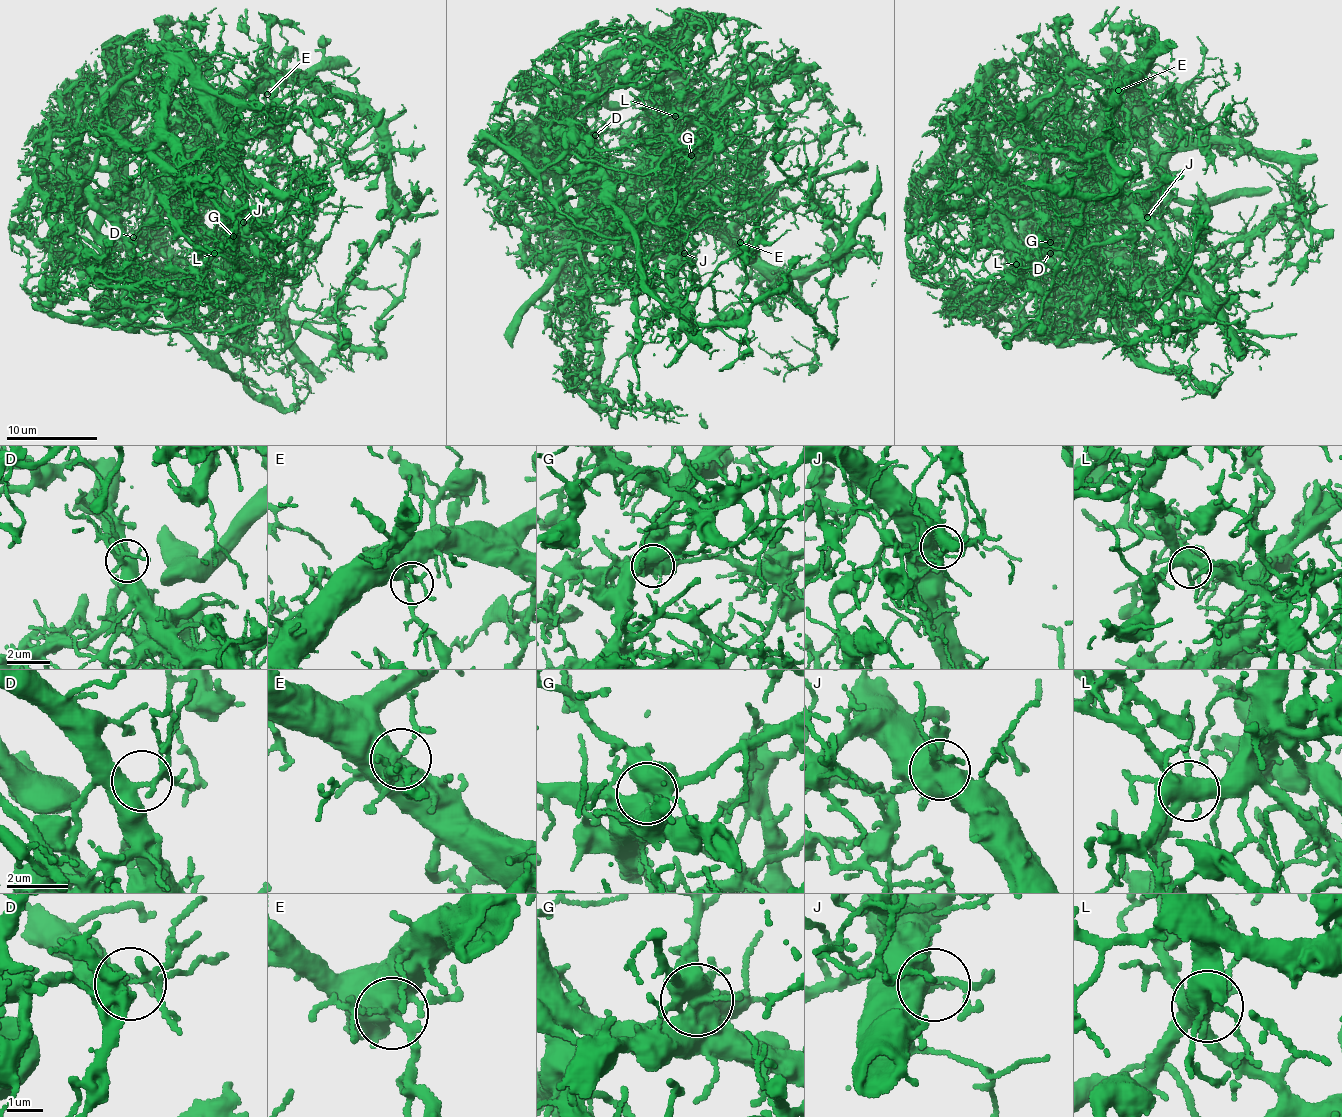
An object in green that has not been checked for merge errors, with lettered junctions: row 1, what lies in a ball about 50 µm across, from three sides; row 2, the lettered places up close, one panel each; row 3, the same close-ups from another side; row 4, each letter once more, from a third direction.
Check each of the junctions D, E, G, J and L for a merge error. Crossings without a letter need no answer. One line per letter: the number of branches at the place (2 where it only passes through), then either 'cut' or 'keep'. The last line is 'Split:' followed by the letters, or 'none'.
D: branches 5; keep
E: branches 6; keep
G: branches 6; cut
J: branches 5; keep
L: branches 6; cut
Split: G, L

